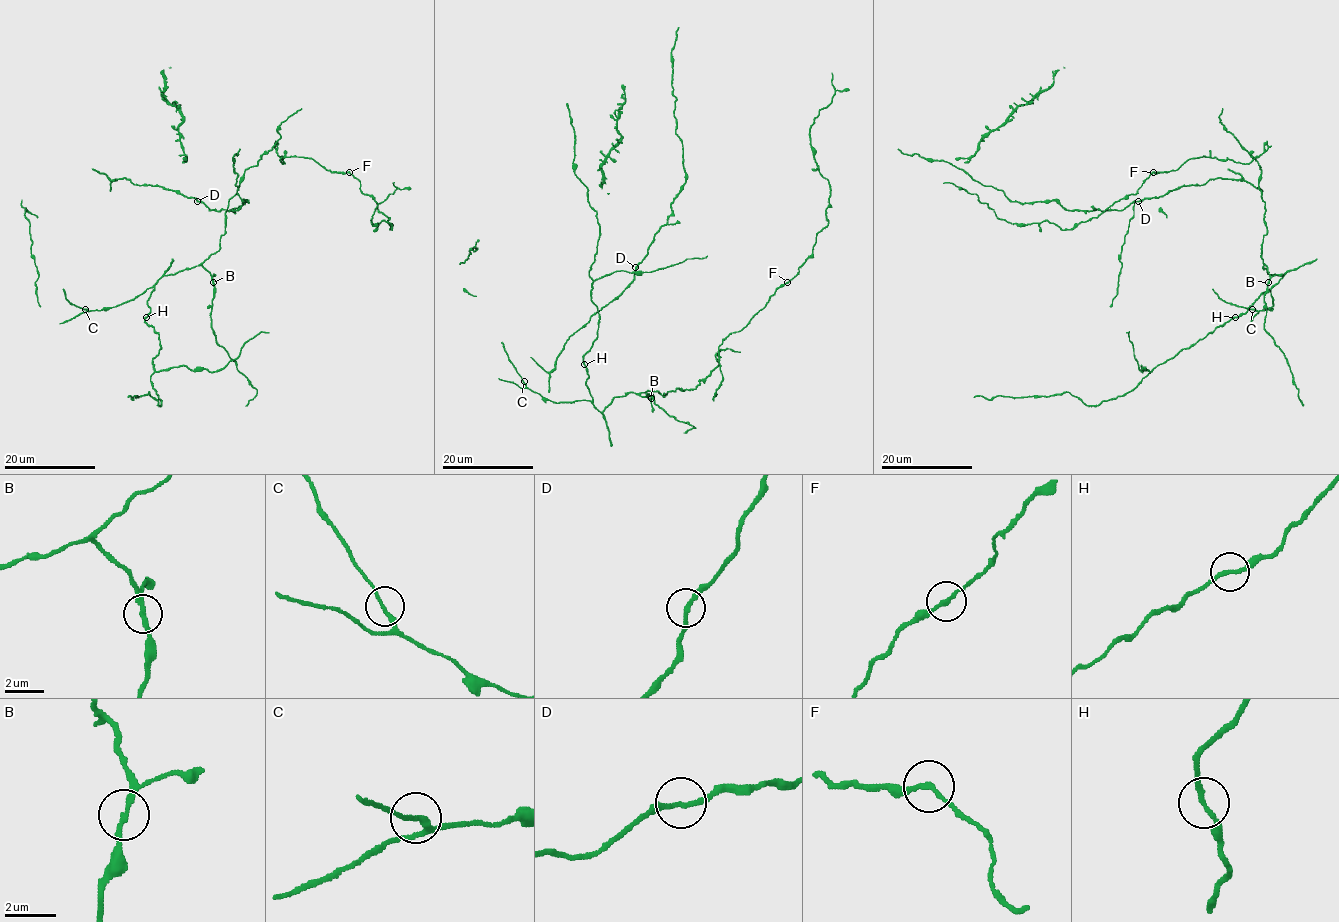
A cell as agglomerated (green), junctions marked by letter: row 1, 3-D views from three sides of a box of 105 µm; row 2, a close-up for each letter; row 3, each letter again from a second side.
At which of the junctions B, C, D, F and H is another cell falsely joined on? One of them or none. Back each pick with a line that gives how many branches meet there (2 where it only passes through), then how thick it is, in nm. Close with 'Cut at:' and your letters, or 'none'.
Cut at: none

